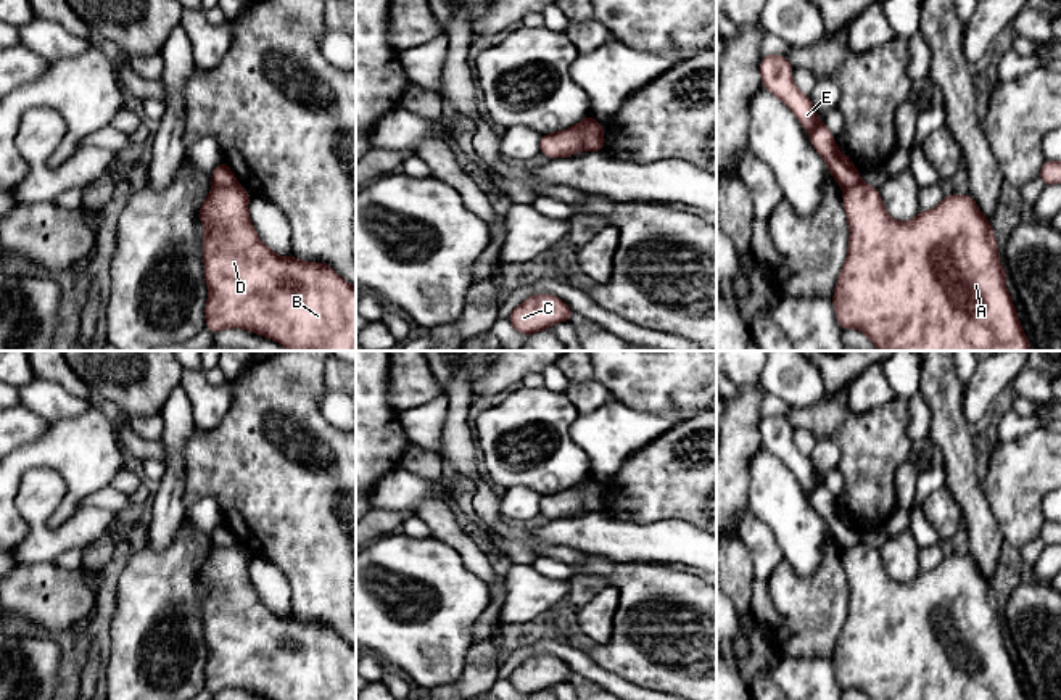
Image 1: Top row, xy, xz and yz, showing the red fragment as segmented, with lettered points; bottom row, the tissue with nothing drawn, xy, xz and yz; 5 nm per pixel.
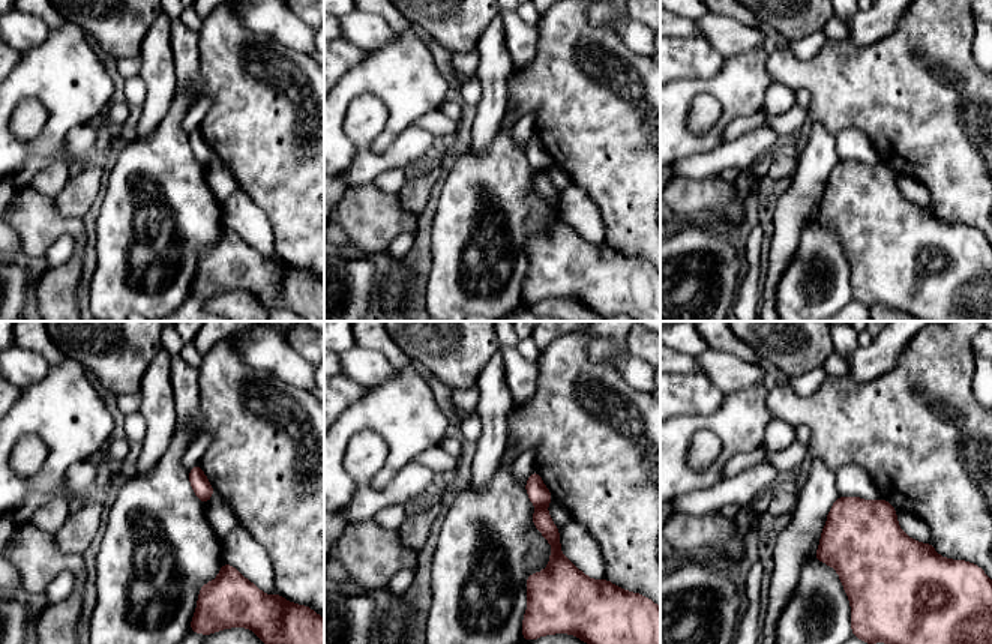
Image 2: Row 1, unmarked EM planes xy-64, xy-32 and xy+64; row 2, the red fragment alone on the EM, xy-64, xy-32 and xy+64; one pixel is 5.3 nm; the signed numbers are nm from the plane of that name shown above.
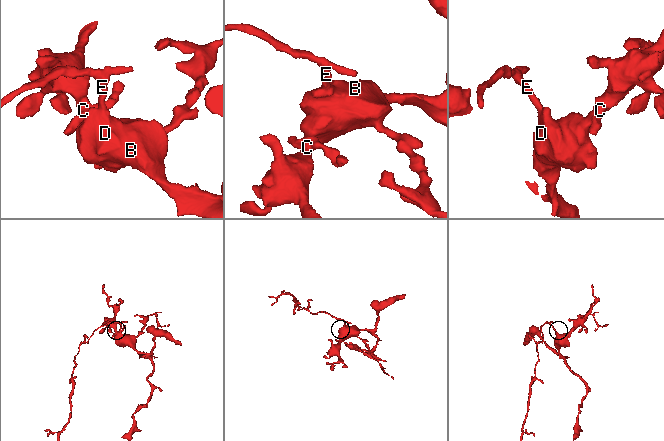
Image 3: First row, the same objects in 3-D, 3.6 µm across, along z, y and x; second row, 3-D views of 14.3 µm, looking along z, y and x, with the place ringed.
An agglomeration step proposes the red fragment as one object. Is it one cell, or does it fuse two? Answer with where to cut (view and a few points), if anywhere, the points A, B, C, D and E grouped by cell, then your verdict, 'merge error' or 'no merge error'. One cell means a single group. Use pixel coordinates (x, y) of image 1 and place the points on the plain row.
xy (237, 543), (214, 546) | A B C D / E | merge error

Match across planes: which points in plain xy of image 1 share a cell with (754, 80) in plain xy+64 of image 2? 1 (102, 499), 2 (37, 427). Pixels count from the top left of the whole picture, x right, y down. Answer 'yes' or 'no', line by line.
1: no
2: no

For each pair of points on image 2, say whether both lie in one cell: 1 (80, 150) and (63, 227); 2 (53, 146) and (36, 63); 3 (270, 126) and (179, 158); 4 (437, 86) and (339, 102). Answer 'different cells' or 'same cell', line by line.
1: different cells
2: same cell
3: different cells
4: same cell

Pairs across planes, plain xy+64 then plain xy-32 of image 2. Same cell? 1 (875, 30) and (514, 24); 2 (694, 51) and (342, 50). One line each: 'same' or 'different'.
1: same
2: same

